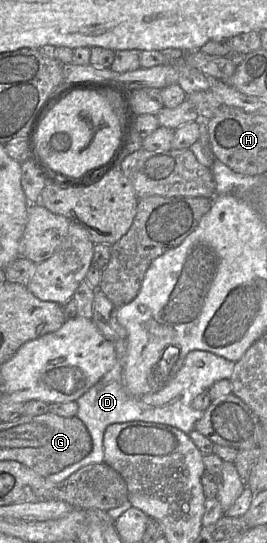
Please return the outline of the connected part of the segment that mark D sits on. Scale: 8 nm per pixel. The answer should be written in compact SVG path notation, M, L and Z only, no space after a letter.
M202 350L189 352L182 367L164 384L155 388L151 393L142 396L130 395L123 385L123 363L126 351L118 356L113 367L91 388L77 400L76 417L87 427L92 438L92 450L81 461L67 466L58 473L47 477L49 481L60 483L80 468L104 462L103 437L105 429L114 423L143 421L161 423L180 429L188 434L194 429L195 423L204 412L192 406L193 399L203 391L209 389L216 381L230 379L235 363L214 353Z

